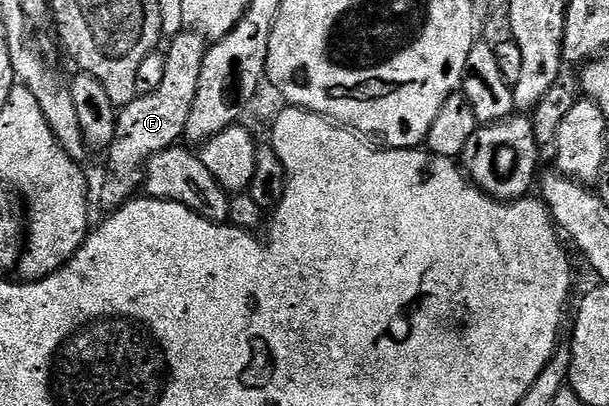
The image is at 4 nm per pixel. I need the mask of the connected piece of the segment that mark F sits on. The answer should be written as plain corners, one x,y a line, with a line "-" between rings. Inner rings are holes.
182,32
172,37
171,47
165,50
165,80
157,92
140,94
119,110
117,137
106,151
107,179
99,190
99,202
104,211
114,212
140,193
145,182
147,162
169,147
176,145
186,135
193,100
201,84
201,66
209,49
208,39
194,32

